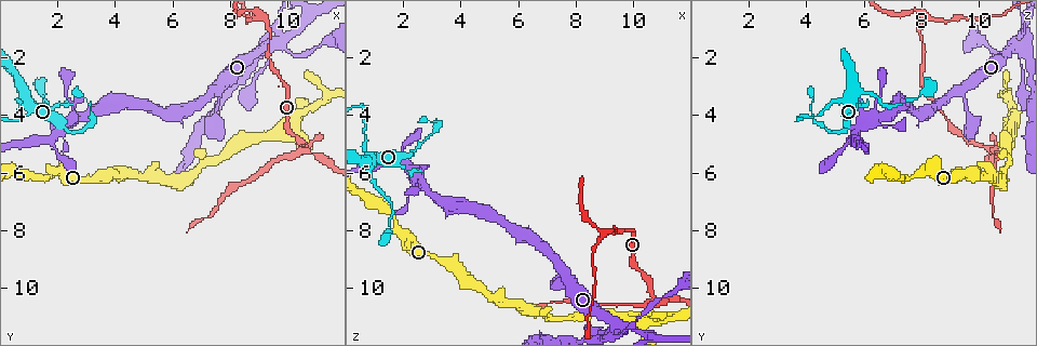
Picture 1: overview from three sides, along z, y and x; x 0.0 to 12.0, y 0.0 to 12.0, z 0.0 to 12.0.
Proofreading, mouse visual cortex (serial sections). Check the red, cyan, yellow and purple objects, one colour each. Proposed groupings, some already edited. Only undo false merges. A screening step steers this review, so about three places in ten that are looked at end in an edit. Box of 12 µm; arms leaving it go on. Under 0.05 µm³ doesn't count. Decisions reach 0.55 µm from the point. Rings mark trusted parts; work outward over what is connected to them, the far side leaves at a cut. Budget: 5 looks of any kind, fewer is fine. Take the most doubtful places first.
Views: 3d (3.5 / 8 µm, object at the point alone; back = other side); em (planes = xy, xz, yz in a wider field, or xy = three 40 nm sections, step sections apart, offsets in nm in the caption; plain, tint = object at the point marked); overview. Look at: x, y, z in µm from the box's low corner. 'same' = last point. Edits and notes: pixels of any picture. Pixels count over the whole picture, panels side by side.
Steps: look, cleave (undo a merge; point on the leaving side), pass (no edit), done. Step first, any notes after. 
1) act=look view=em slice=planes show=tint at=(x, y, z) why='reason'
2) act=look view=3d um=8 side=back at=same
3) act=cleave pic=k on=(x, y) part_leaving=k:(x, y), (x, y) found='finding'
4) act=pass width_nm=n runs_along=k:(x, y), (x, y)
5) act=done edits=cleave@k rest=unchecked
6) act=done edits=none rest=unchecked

act=look view=3d um=3.5 at=(9.3, 1.7, 11.3) why='two arms at a narrow angle'

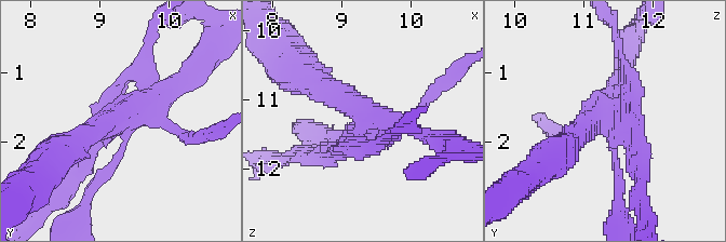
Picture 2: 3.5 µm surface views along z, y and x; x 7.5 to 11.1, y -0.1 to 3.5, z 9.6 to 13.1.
act=look view=em slice=xy step=5 show=tint at=(9.35, 1.65, 11.35)

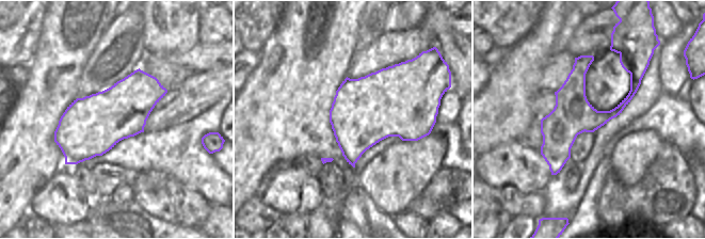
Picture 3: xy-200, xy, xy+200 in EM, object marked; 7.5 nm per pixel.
act=look view=em slice=xy step=2 show=tint at=same

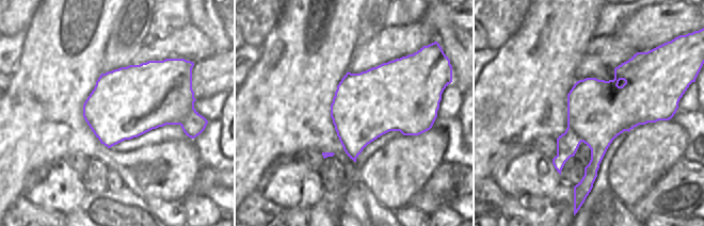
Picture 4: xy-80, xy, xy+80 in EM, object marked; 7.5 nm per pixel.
act=cleave pic=2 on=(149, 34) part_leaving=2:(618, 121), (637, 144), (643, 200) found='a second cell is stuck on'

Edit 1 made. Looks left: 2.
act=look view=em slice=planes show=tint at=(10.7, 5.2, 10.3) why='branch point'

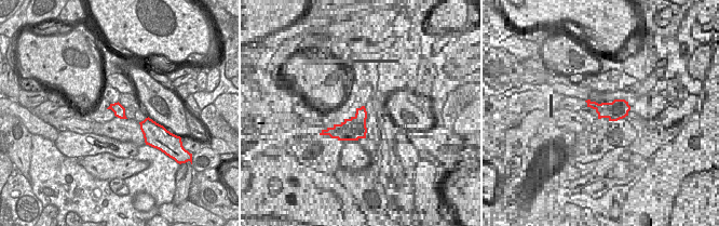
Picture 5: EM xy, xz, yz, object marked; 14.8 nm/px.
act=look view=3d um=3.5 at=same why='wider look'

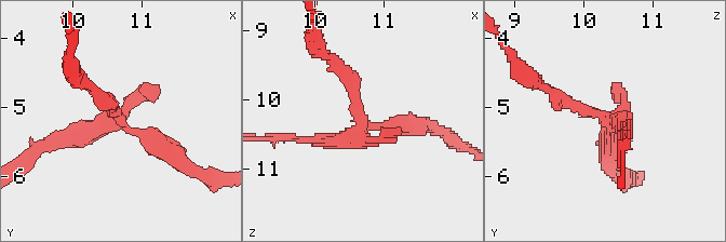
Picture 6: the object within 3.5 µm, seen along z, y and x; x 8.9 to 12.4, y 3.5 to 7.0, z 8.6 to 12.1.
act=cleave pic=6 on=(392, 138) width_nm=170 part_leaving=6:(361, 129), (345, 139), (271, 137) found='a second cell is stuck on'

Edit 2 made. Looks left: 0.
act=done edits=cleave@2,cleave@6 rest=unchecked

